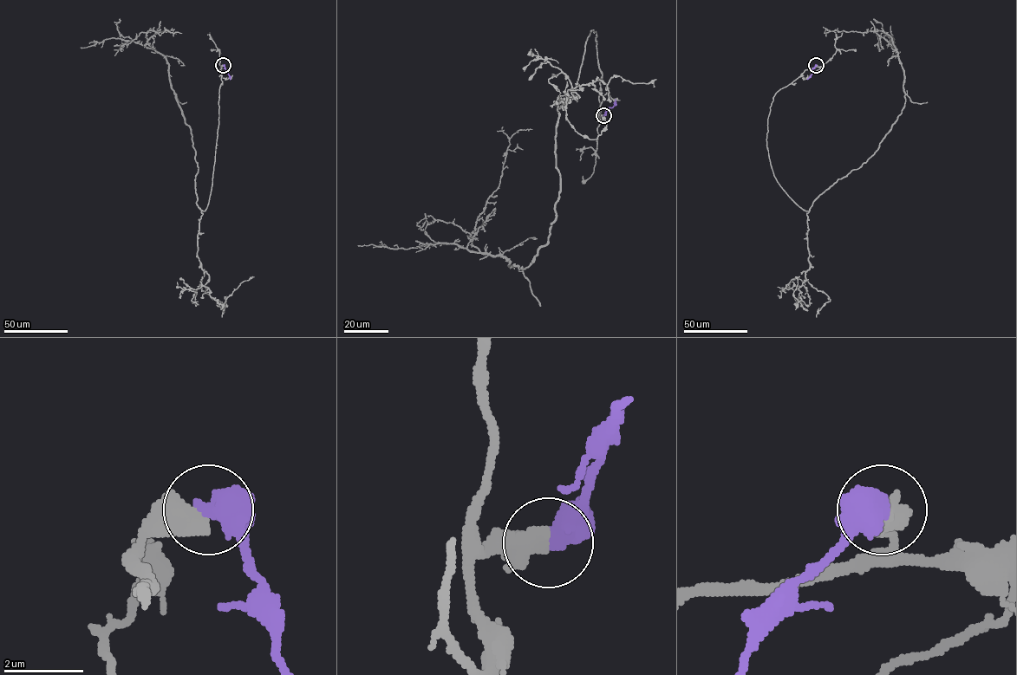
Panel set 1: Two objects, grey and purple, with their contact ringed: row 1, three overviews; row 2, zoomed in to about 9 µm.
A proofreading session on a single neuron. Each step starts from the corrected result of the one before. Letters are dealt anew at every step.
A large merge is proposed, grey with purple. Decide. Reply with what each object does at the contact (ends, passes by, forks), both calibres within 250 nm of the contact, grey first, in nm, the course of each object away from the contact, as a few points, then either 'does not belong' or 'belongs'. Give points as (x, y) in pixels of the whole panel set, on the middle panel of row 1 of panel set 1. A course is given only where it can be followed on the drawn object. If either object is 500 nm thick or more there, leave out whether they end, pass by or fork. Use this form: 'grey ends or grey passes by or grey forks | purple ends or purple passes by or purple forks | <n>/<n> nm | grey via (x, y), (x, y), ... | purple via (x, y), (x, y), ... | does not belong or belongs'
600/600 nm | grey via (603, 115), (592, 29), (557, 110), (556, 218), (523, 269), (483, 254), (471, 232), (510, 139), (532, 129) | purple via (603, 115), (608, 107), (614, 106), (615, 100) | does not belong

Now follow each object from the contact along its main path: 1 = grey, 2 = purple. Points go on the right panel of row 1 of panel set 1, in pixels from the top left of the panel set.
1: (816, 65), (776, 94), (767, 119), (773, 175), (805, 210), (869, 159), (905, 101), (888, 35), (824, 33)
2: (816, 65), (807, 79)

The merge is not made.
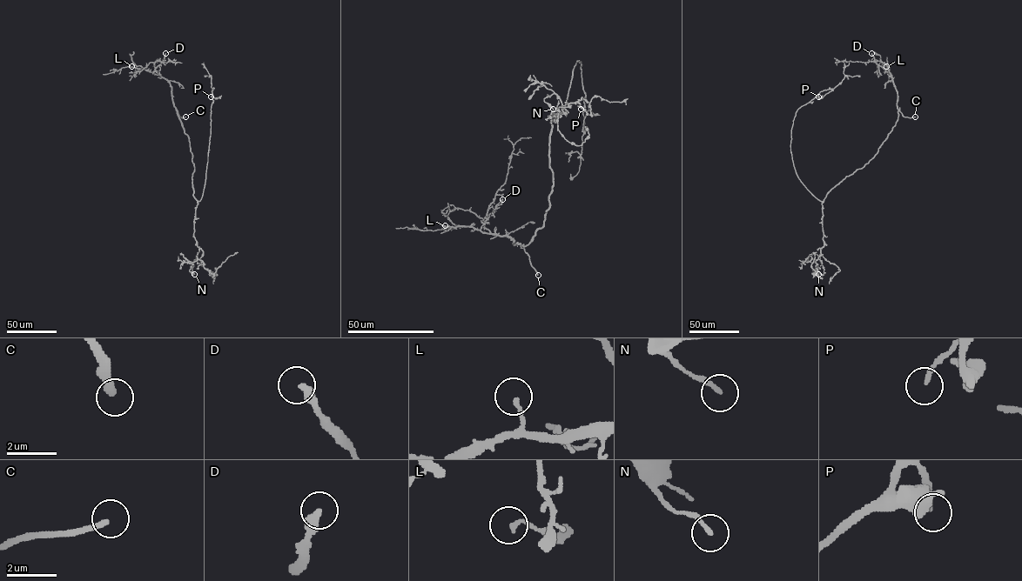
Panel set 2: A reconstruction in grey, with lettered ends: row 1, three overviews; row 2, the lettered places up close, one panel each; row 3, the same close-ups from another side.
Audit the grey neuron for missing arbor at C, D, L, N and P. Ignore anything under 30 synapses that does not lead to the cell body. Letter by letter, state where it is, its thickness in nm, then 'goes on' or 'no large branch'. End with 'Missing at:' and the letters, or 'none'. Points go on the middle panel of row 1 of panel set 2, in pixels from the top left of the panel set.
C: at (538, 275); 260 nm thick; goes on
D: at (502, 199); 360 nm thick; no large branch
L: at (445, 225); 150 nm thick; no large branch
N: at (553, 109); 170 nm thick; no large branch
P: at (581, 109); 180 nm thick; goes on
Missing at: C, P

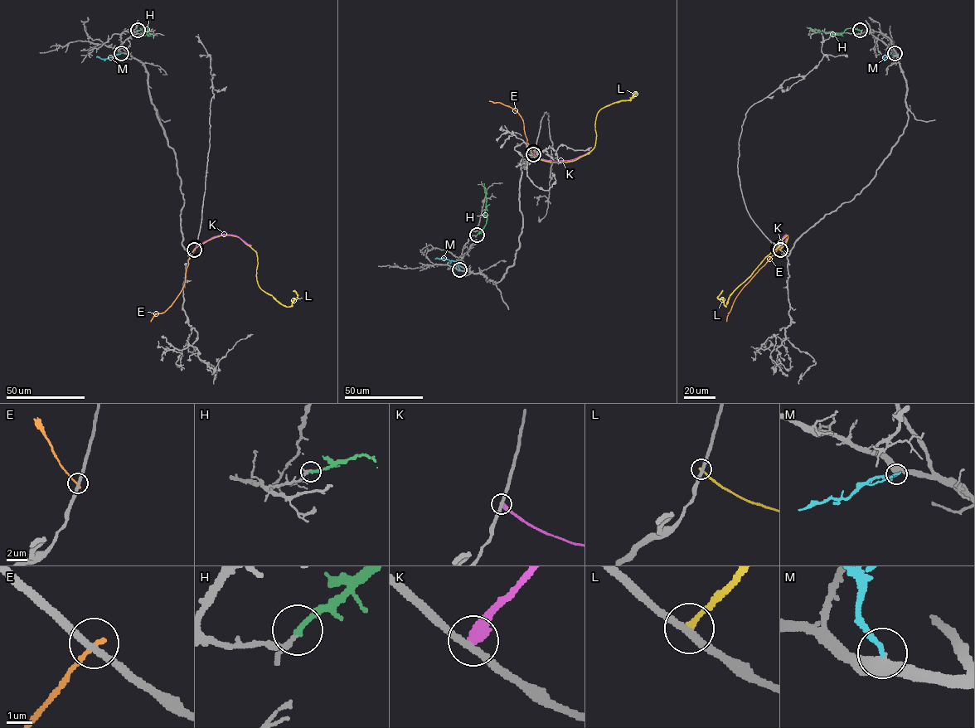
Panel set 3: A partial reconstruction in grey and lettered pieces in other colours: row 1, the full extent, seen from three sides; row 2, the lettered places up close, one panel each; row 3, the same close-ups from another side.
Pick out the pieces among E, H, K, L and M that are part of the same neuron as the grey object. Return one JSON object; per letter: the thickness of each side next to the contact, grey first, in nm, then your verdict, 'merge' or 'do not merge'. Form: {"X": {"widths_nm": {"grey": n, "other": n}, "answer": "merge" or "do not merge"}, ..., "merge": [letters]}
{"E": {"widths_nm": {"grey": 280, "other": 180}, "answer": "do not merge"}, "H": {"widths_nm": {"grey": 160, "other": 220}, "answer": "do not merge"}, "K": {"widths_nm": {"grey": 280, "other": 440}, "answer": "do not merge"}, "L": {"widths_nm": {"grey": 280, "other": 240}, "answer": "do not merge"}, "M": {"widths_nm": {"grey": 360, "other": 200}, "answer": "merge"}, "merge": ["M"]}

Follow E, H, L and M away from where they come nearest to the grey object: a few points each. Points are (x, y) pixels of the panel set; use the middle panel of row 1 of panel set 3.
E: (533, 152), (526, 143), (523, 120), (519, 114), (502, 103), (489, 101)
H: (477, 235), (483, 228), (487, 217), (484, 215), (487, 199), (484, 183)
L: (533, 154), (561, 162), (589, 153), (595, 142), (598, 113), (628, 100), (636, 92), (632, 97)
M: (459, 269), (454, 261), (434, 259)

